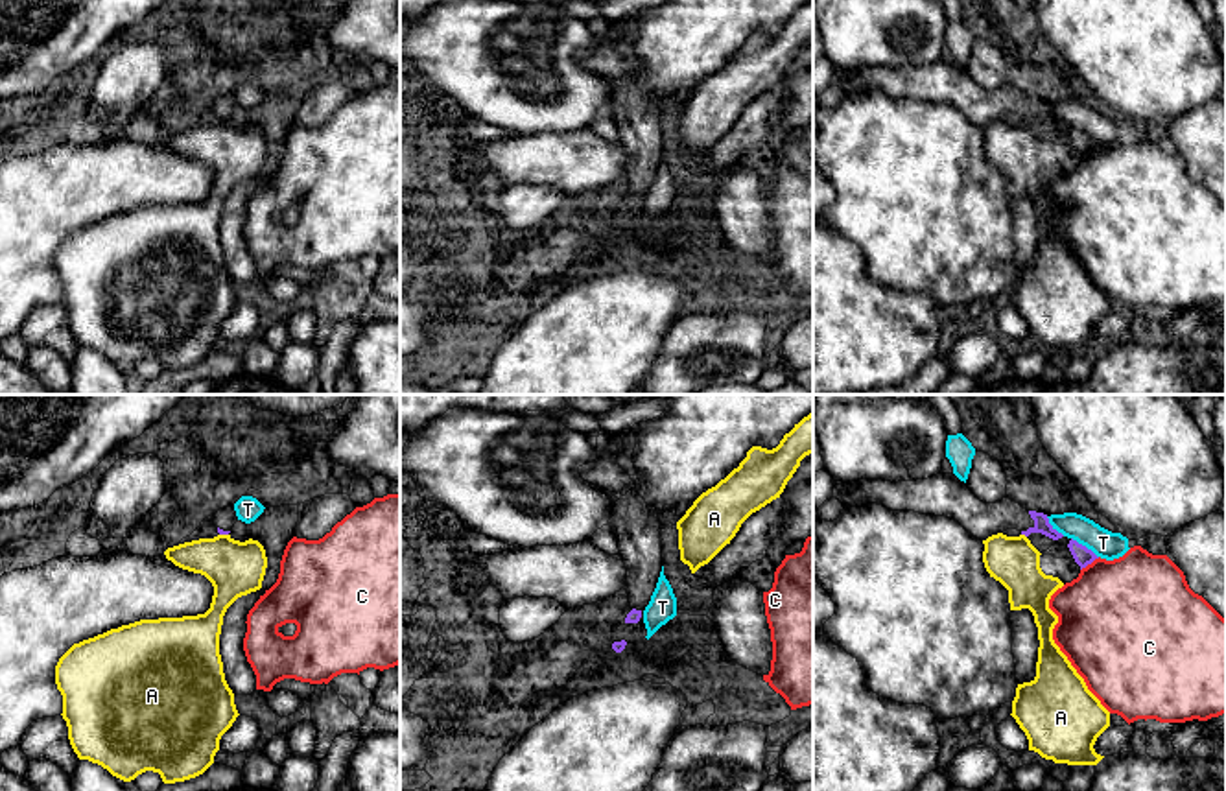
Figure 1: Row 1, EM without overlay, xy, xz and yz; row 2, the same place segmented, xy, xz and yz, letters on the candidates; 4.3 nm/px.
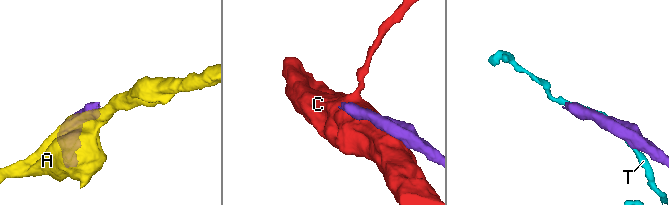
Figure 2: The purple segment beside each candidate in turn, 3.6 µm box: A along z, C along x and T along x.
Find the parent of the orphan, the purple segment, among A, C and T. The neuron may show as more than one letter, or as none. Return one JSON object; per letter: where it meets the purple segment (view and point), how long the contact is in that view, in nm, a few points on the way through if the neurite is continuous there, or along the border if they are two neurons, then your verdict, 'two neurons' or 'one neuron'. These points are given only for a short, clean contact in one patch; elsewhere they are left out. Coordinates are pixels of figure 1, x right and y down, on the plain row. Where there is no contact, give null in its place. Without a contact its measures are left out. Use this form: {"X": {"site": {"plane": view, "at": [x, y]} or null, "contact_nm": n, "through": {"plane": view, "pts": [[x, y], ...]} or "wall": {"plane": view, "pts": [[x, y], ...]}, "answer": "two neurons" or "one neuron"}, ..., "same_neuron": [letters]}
{"A": {"site": {"plane": "yz", "at": [1024, 120]}, "contact_nm": 30, "wall": {"plane": "yz", "pts": [[1022, 120], [1025, 124]]}, "answer": "two neurons"}, "C": {"site": {"plane": "yz", "at": [1090, 150]}, "contact_nm": 110, "answer": "two neurons"}, "T": {"site": {"plane": "yz", "at": [1084, 133]}, "contact_nm": 150, "answer": "two neurons"}, "same_neuron": []}

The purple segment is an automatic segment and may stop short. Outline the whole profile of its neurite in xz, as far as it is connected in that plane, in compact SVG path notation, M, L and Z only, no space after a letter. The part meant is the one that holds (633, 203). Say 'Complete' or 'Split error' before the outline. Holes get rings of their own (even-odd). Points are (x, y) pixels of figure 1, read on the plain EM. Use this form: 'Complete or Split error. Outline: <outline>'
Split error. Outline: M629 77L616 89L608 111L627 155L625 177L632 197L627 201L625 210L638 210L662 159L664 112L636 77Z

